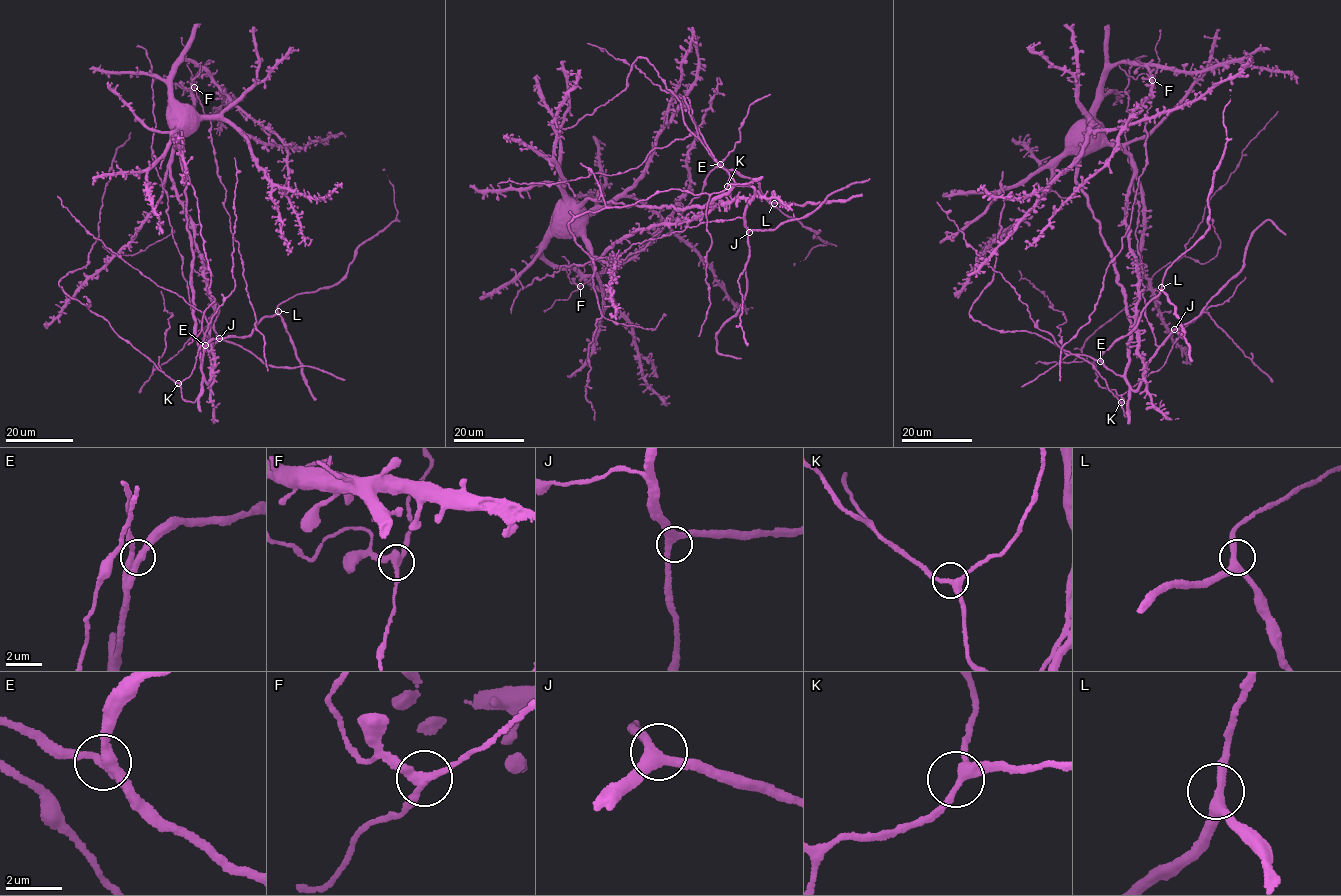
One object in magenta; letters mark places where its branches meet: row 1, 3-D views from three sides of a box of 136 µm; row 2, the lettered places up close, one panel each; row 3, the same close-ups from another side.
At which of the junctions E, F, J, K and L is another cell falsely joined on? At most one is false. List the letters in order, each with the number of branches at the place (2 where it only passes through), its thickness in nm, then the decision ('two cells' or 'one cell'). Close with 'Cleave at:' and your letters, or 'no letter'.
E: branches 3; calibre 360 nm; one cell
F: branches 3; calibre 320 nm; two cells
J: branches 3; calibre 360 nm; one cell
K: branches 3; calibre 300 nm; one cell
L: branches 3; calibre 320 nm; one cell
Cleave at: F

